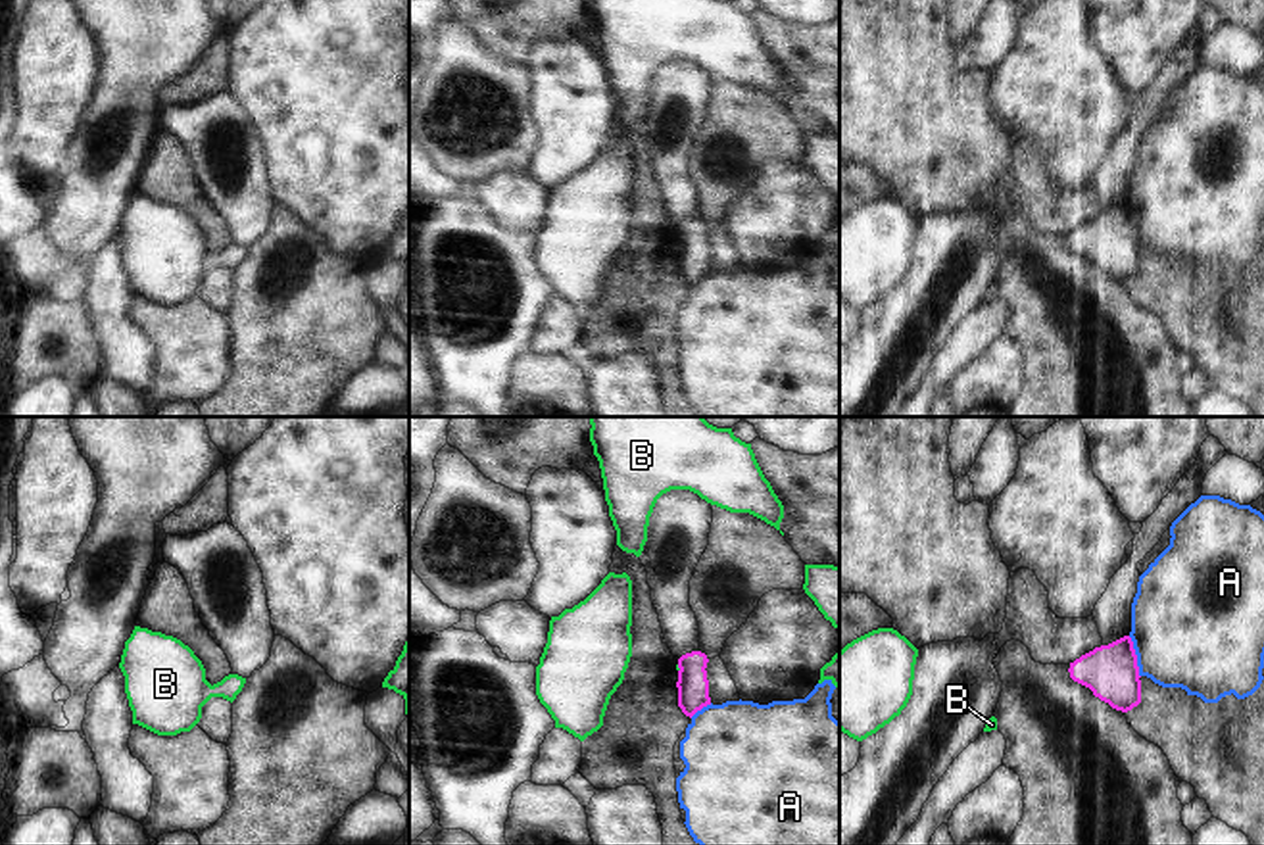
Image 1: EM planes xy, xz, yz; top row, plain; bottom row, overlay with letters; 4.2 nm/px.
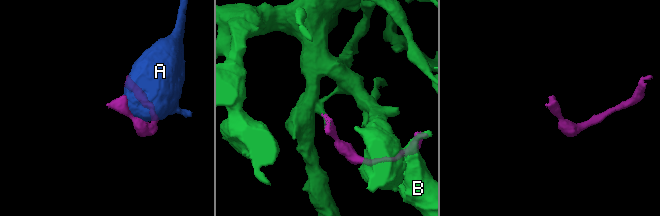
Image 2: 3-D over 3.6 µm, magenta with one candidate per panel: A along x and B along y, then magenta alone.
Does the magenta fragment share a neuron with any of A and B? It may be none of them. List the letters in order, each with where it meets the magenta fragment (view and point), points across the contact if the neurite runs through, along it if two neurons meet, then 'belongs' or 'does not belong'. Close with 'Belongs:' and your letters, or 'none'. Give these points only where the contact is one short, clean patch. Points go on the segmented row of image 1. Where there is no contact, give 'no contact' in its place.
A: meets magenta in yz at (1136, 657); does not belong
B: meets magenta in xz at (679, 667); runs through xz (692, 684), (679, 667), (677, 665); belongs
Belongs: B

